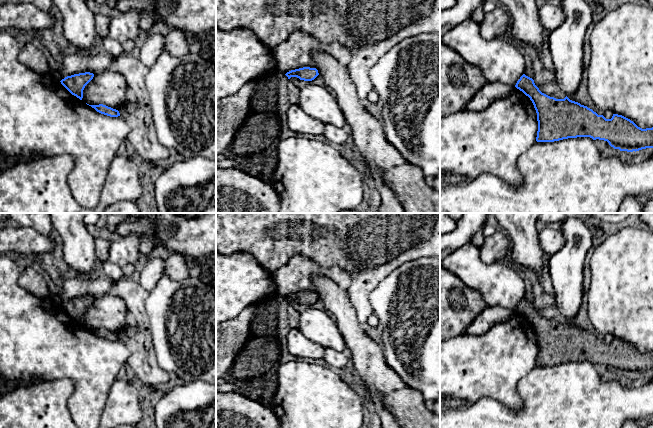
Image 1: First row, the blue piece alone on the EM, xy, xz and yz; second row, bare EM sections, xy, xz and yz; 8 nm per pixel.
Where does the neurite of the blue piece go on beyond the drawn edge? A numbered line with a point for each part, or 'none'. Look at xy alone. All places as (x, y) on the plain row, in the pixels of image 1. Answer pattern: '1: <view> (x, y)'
none

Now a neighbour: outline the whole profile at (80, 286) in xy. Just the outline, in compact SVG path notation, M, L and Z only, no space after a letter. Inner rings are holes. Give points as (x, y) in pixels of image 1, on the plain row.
M78 275L74 278L65 279L62 291L57 293L53 290L51 298L58 305L61 305L67 300L85 296L90 296L95 299L97 297L111 293L114 285L115 283L106 276L85 277Z

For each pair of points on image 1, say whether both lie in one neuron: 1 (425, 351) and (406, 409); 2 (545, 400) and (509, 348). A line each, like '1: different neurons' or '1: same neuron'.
1: different neurons
2: different neurons

